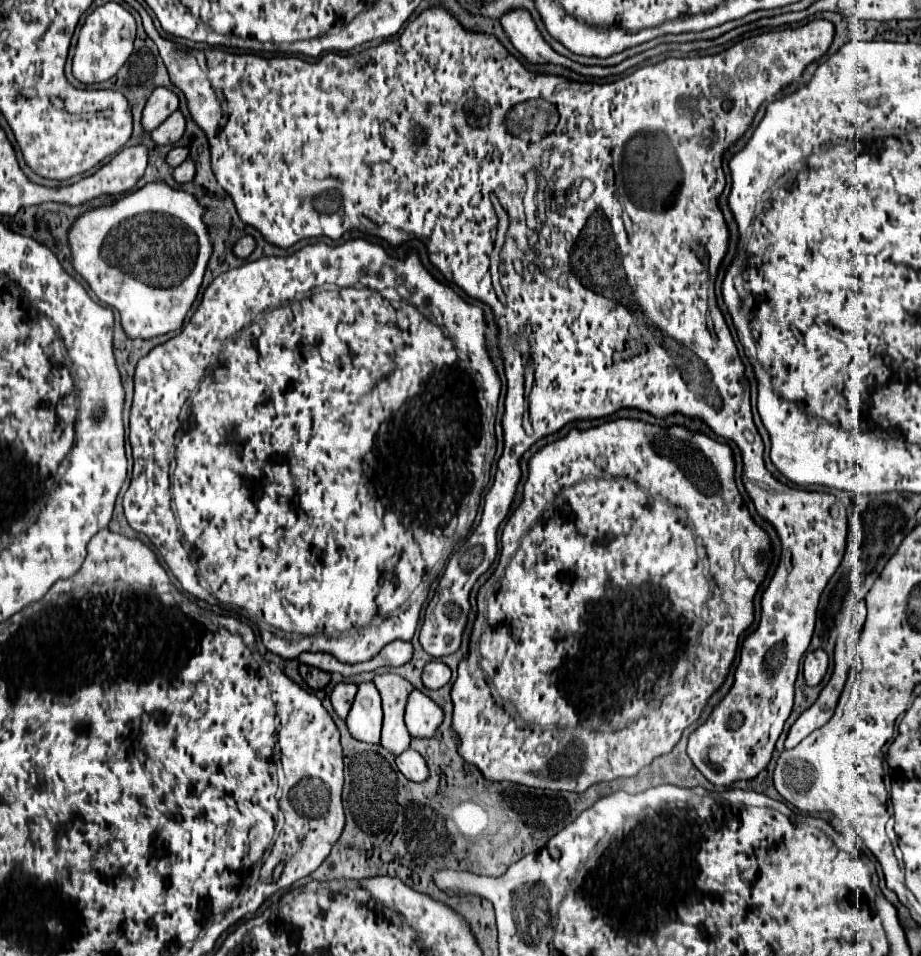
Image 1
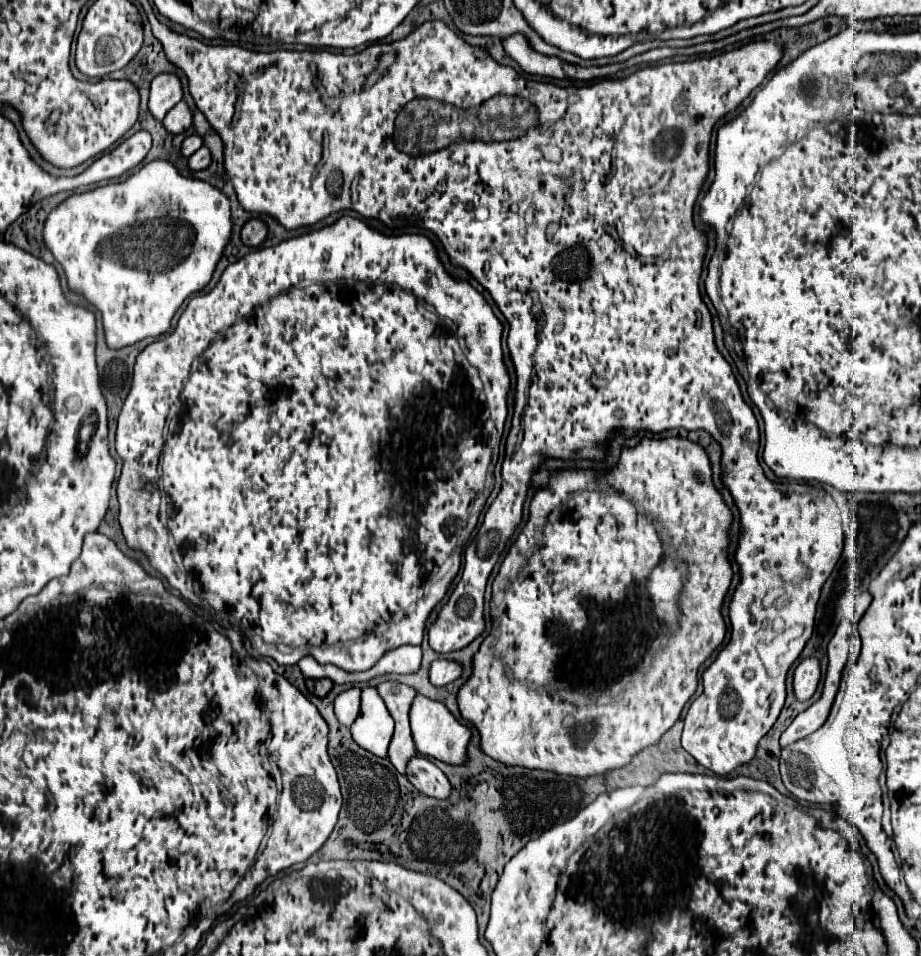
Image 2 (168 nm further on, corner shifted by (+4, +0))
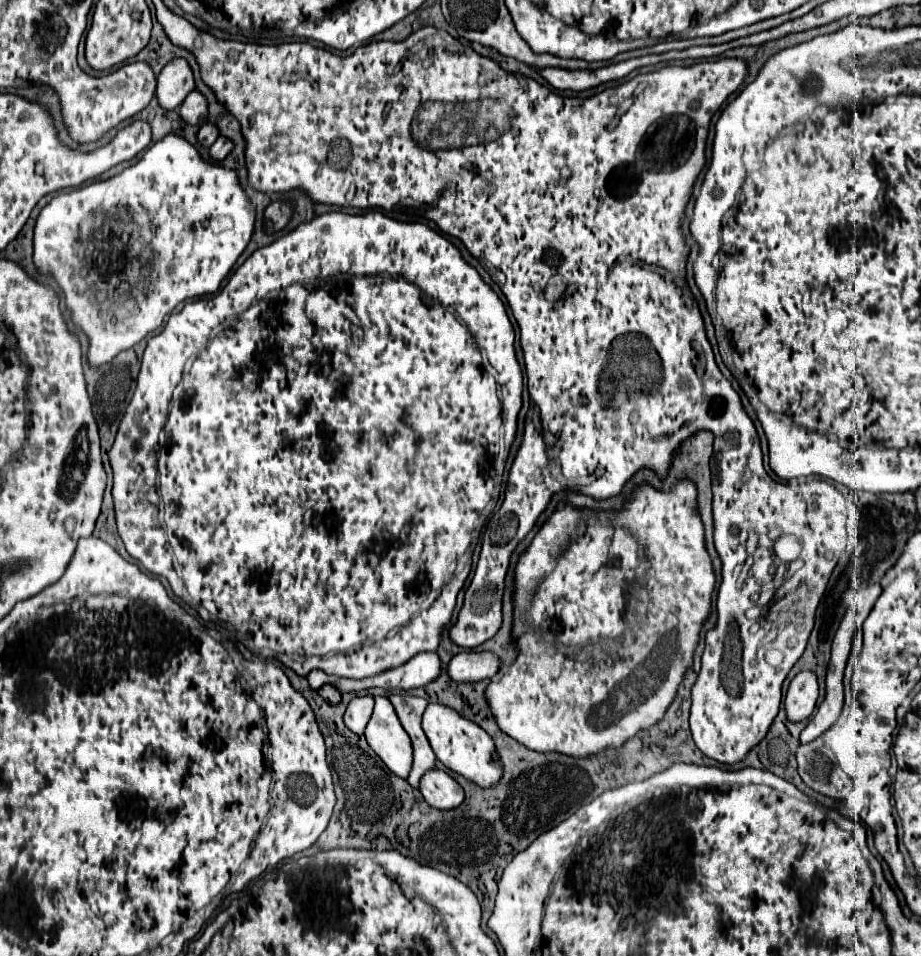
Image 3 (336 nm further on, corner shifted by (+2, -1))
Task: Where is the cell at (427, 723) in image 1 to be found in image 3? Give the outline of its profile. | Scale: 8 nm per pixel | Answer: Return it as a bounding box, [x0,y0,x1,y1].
[422,704,500,786]

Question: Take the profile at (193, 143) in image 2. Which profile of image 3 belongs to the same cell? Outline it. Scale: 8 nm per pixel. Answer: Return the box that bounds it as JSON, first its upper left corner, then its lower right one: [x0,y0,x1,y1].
[198,122,218,148]

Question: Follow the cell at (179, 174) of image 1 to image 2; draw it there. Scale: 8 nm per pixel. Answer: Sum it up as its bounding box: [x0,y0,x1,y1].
[188,145,212,171]

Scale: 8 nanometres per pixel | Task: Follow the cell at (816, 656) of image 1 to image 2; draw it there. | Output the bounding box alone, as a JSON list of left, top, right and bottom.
[794,657,820,701]

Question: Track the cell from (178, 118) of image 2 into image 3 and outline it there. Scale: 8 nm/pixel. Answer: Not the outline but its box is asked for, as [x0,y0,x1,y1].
[178,90,208,126]

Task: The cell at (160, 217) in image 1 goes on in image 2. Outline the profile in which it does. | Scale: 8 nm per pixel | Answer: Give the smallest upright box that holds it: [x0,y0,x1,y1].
[44,161,232,349]

